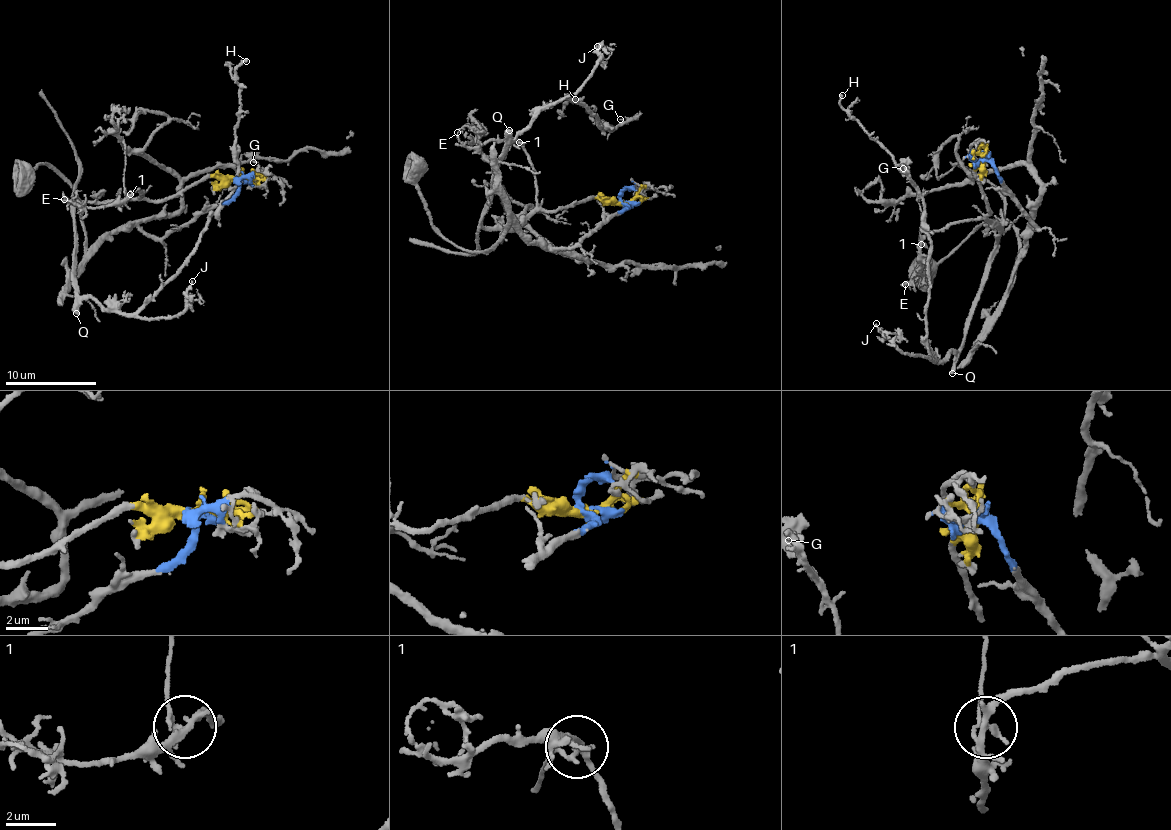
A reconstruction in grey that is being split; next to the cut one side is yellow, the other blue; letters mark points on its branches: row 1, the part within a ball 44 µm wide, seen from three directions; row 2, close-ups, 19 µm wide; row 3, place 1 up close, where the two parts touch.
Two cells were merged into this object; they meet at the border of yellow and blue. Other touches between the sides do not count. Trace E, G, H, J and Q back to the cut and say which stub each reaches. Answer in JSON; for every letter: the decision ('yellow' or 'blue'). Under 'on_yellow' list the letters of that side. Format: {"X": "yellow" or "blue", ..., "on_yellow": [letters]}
{"E": "yellow", "G": "yellow", "H": "yellow", "J": "yellow", "Q": "yellow", "on_yellow": ["E", "G", "H", "J", "Q"]}

